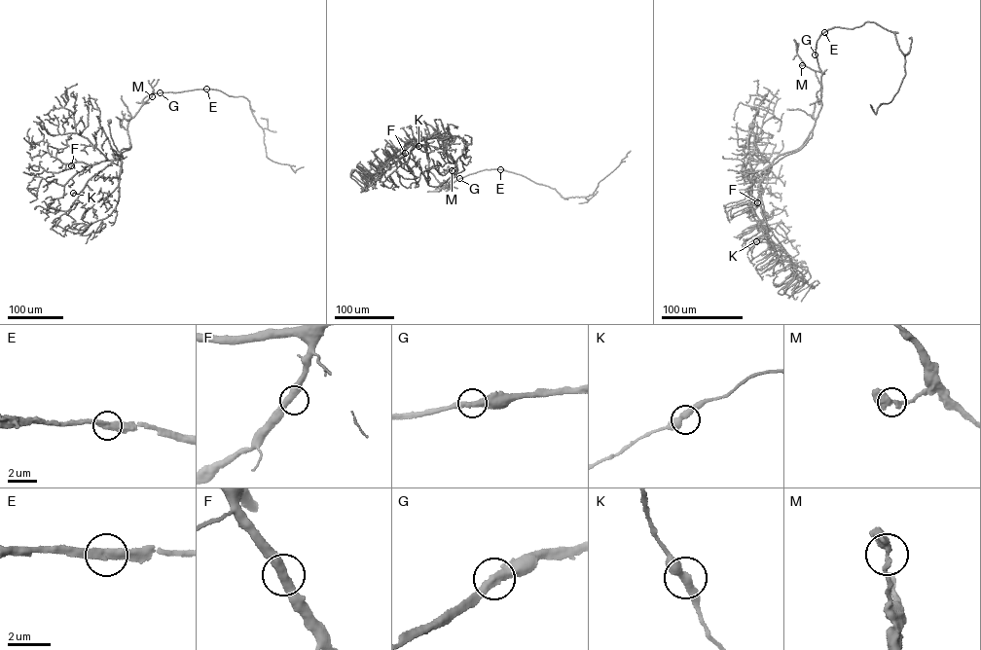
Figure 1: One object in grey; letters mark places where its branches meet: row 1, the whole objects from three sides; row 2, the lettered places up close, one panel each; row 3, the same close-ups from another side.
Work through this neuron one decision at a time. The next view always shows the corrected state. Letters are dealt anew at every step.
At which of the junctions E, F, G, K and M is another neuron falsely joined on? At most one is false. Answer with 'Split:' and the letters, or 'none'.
Split: none

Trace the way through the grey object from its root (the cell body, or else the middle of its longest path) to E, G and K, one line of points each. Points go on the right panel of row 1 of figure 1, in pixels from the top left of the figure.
E: (750, 126), (754, 144), (769, 164), (803, 144), (821, 104), (821, 73), (815, 50), (824, 32)
G: (750, 126), (754, 144), (769, 164), (780, 155), (803, 144), (813, 127), (821, 103), (821, 73), (815, 54)
K: (750, 126), (754, 144), (770, 163), (751, 186), (750, 211), (768, 238), (756, 241)

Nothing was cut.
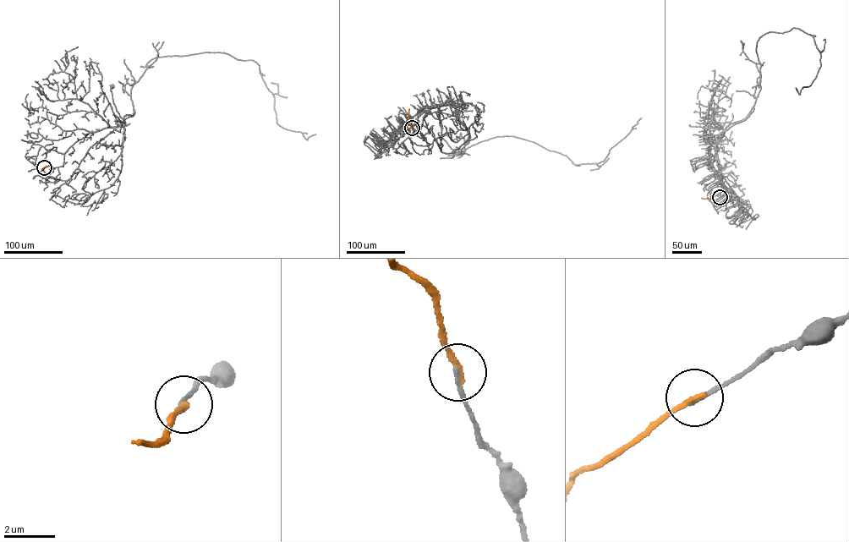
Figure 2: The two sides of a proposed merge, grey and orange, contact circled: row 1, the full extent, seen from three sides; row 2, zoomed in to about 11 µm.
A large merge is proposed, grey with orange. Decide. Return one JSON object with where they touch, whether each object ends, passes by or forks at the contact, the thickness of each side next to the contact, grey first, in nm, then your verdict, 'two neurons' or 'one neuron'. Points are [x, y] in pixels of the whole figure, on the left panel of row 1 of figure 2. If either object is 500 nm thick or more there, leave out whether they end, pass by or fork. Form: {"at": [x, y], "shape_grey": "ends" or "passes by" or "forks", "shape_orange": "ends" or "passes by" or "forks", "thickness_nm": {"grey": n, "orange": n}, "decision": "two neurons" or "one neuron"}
{"at": [44, 167], "shape_grey": "ends", "shape_orange": "ends", "thickness_nm": {"grey": 160, "orange": 280}, "decision": "two neurons"}

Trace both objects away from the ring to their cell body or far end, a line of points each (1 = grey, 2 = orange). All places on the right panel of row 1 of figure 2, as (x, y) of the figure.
1: (720, 197), (731, 191), (733, 193), (717, 173), (708, 152), (711, 142), (723, 129), (713, 117), (709, 103)
2: (720, 197), (716, 199), (701, 198)

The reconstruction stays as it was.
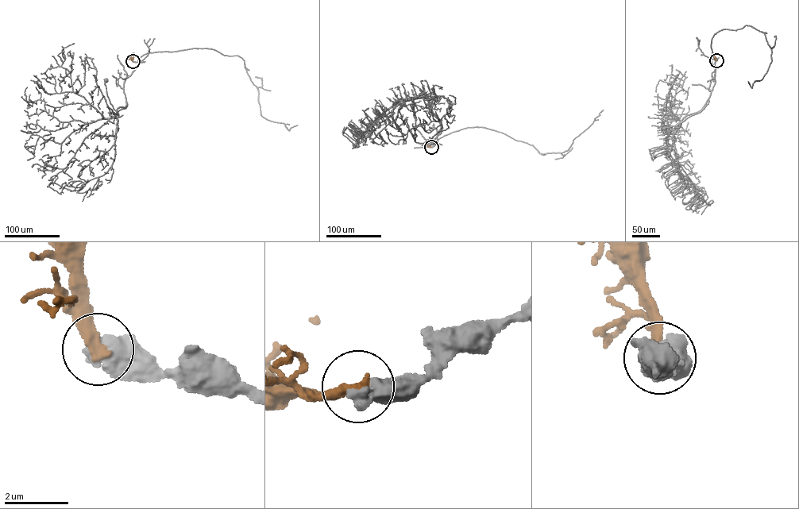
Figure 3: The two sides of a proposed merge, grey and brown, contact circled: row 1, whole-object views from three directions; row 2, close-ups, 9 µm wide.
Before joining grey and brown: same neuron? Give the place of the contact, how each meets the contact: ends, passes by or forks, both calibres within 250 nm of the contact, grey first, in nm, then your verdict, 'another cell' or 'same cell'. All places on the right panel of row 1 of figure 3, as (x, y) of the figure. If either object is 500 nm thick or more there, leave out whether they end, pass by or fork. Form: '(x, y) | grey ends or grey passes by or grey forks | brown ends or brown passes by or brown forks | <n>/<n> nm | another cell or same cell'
(716, 60) | 650/400 nm | another cell

